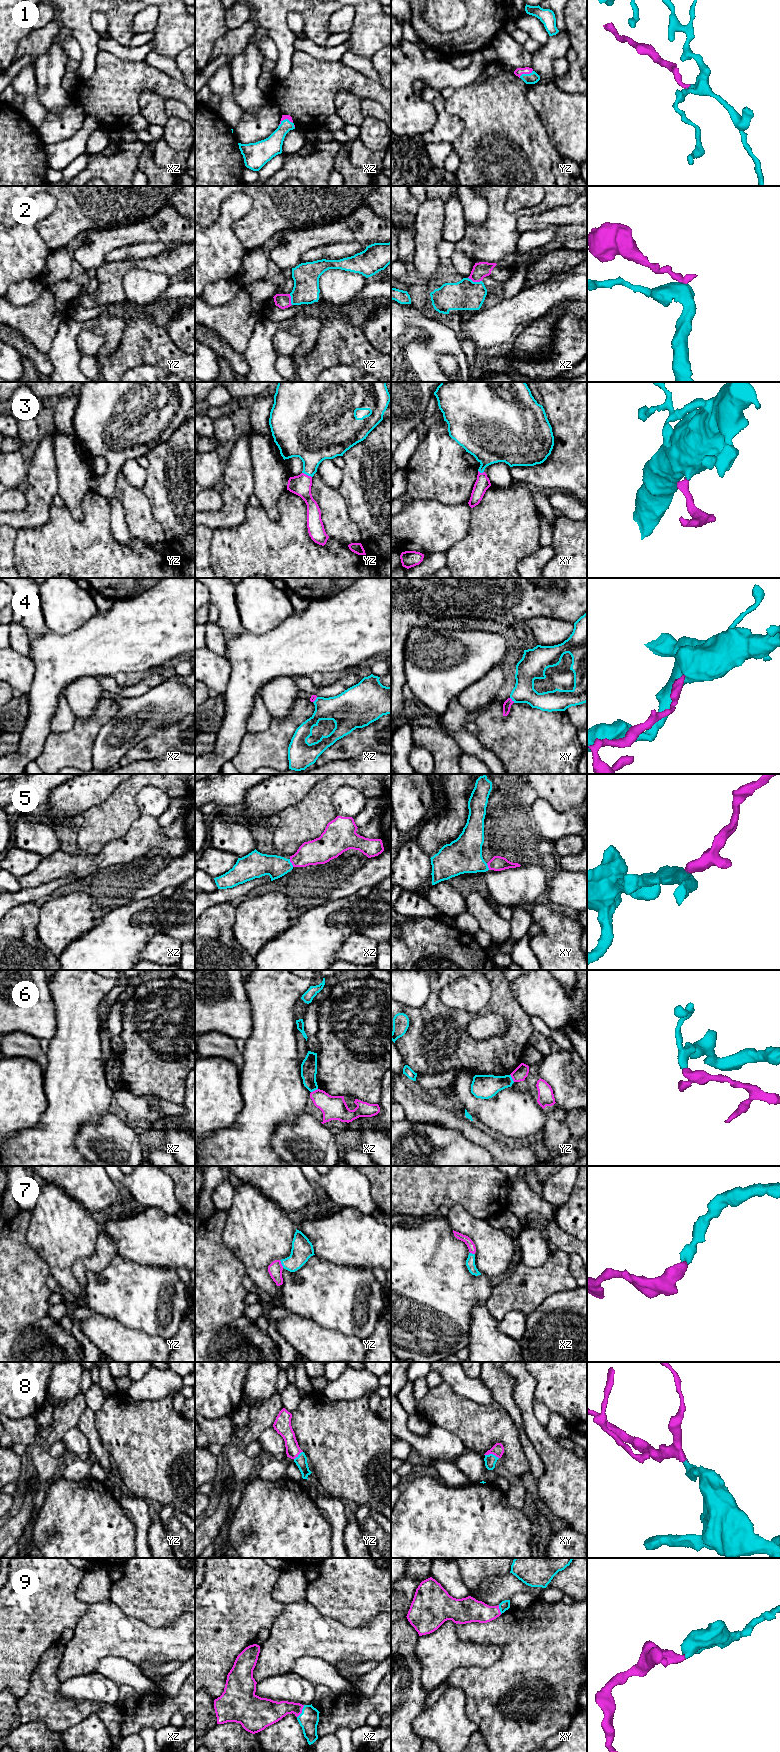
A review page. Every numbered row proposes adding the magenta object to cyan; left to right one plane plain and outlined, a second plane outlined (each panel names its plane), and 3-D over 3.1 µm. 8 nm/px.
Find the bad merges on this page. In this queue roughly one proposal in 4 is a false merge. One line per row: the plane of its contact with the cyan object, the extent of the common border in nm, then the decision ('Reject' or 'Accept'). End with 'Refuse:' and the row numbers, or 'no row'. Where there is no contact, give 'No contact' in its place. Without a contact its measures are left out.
1: Touches cyan in xz. Shared border 110 nm. Accept
2: Touches cyan in xz. Shared border 120 nm. Accept
3: Touches cyan in yz. Shared border 90 nm. Accept
4: Touches cyan in xy. Shared border 60 nm. Accept
5: Touches cyan in xz. Shared border 70 nm. Accept
6: Touches cyan in yz. Shared border 70 nm. Reject
7: Touches cyan in yz. Shared border 70 nm. Accept
8: Touches cyan in xy. Shared border 120 nm. Accept
9: Touches cyan in xz. Shared border 120 nm. Accept
Refuse: 6

